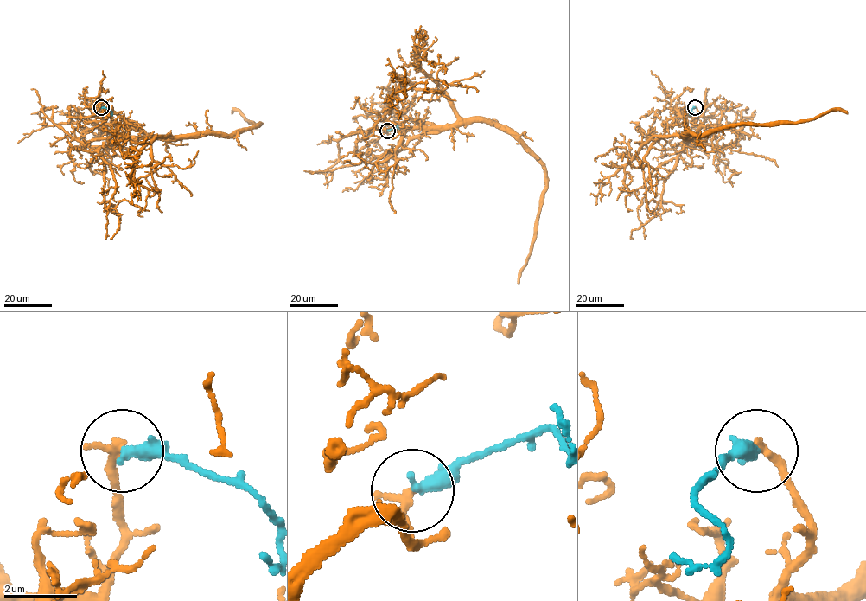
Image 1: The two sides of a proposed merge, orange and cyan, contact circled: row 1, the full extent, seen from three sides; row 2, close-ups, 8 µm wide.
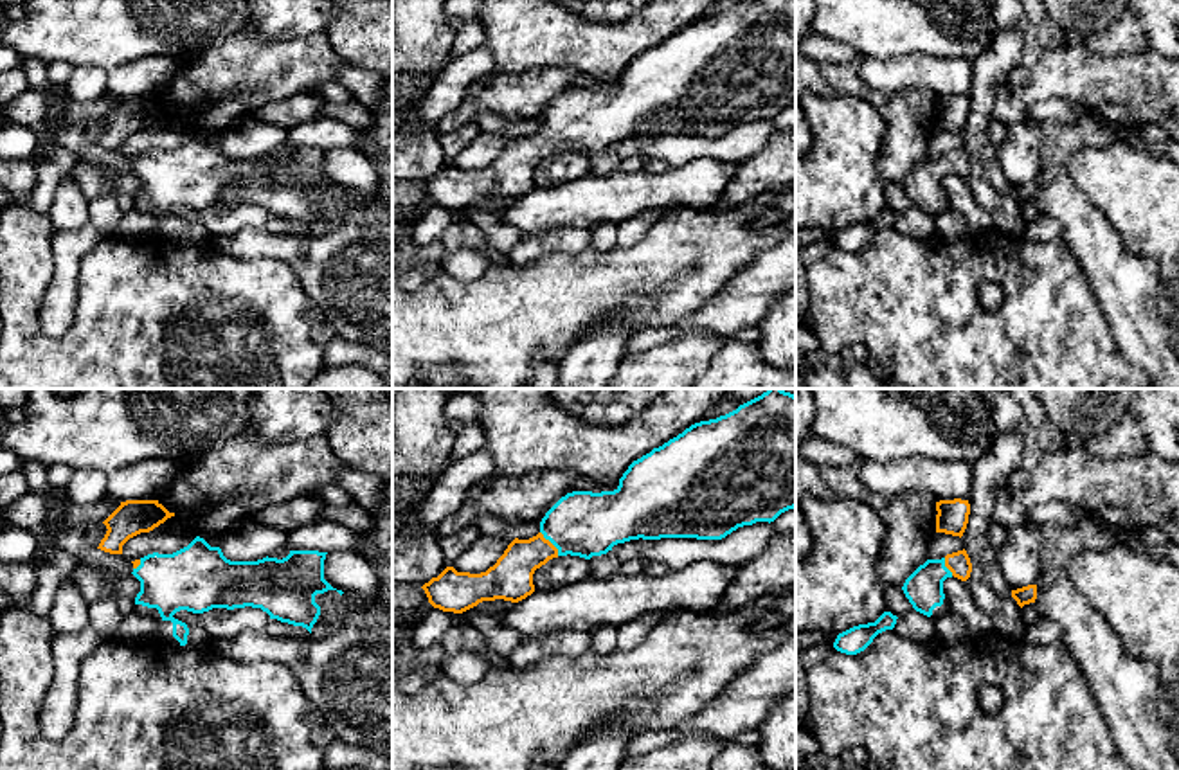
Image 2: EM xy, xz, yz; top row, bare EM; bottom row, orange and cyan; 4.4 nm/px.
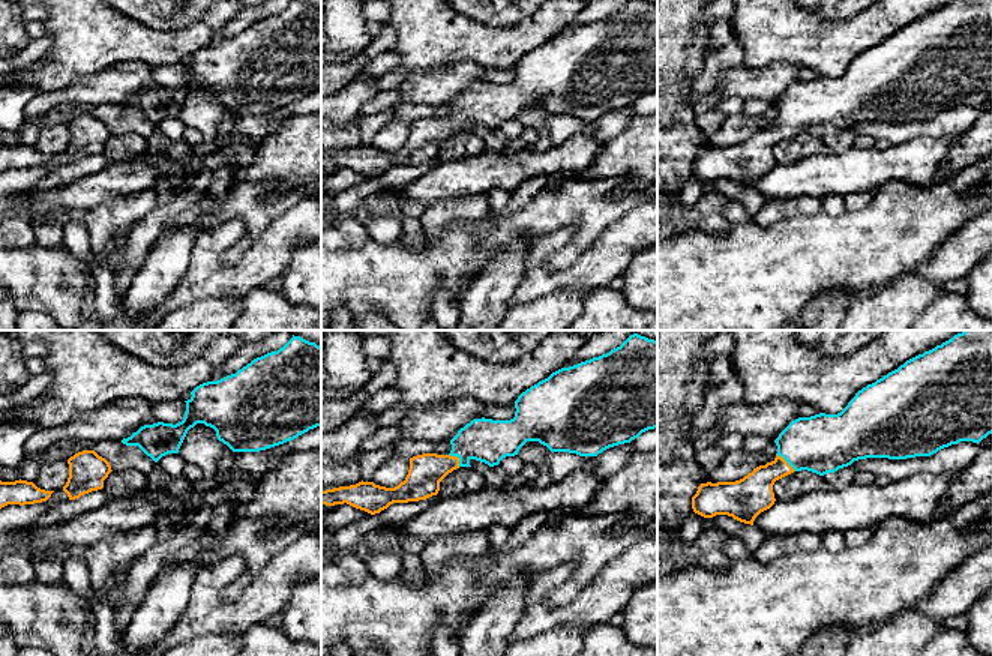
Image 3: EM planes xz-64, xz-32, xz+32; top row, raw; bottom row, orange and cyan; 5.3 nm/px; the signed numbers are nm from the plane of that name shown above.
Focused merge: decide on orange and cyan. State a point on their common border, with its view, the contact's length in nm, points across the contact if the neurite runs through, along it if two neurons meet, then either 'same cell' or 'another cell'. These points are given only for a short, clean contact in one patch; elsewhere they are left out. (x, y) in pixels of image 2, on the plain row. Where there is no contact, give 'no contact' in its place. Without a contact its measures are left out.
xz (551, 141) | 140 nm | across xz (510, 175), (539, 146), (551, 141), (567, 125), (585, 121) | same cell

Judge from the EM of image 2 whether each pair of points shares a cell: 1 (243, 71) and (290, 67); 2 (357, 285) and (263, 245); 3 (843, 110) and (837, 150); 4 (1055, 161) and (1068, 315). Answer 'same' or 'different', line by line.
1: same
2: same
3: same
4: different

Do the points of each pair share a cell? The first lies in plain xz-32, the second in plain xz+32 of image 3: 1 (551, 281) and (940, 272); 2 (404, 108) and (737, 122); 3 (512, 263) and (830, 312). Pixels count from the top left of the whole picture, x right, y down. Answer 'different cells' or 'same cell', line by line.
1: same cell
2: different cells
3: same cell

